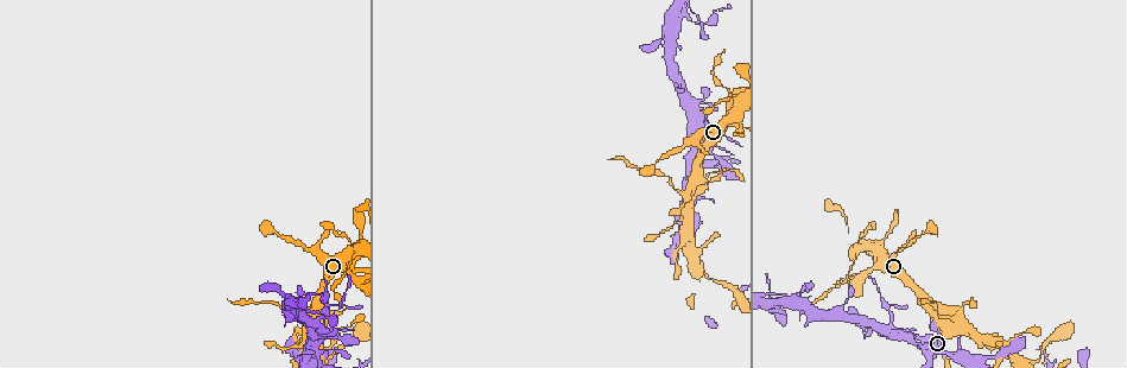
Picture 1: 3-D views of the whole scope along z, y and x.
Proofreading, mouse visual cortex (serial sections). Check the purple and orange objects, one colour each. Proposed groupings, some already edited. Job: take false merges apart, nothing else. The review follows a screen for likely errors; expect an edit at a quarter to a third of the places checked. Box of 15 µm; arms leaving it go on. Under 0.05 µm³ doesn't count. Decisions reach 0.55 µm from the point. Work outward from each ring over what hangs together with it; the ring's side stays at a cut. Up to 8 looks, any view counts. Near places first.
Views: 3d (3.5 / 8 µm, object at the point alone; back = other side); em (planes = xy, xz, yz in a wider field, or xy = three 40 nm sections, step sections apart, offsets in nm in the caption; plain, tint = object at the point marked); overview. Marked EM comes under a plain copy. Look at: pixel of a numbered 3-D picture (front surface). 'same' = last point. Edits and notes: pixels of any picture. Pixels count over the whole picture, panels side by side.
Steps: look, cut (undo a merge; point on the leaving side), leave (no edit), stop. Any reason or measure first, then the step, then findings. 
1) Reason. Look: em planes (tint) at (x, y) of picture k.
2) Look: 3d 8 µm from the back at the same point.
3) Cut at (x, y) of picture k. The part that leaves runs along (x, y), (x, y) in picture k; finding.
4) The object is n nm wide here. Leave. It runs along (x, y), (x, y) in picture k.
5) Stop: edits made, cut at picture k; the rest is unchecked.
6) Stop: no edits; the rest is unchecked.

Look: 3d 3.5 µm at (705, 124) of picture 1.

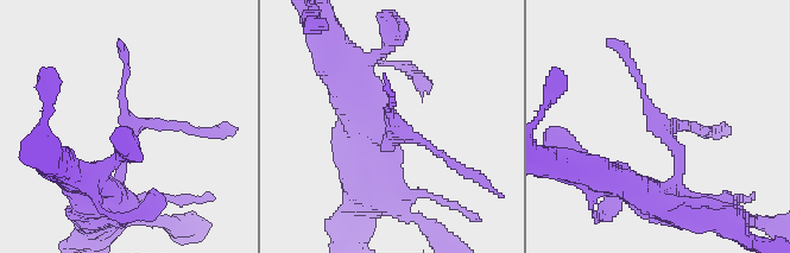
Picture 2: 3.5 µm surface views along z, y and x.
Look: em xy step 5 (tint) at (668, 136) of picture 2.

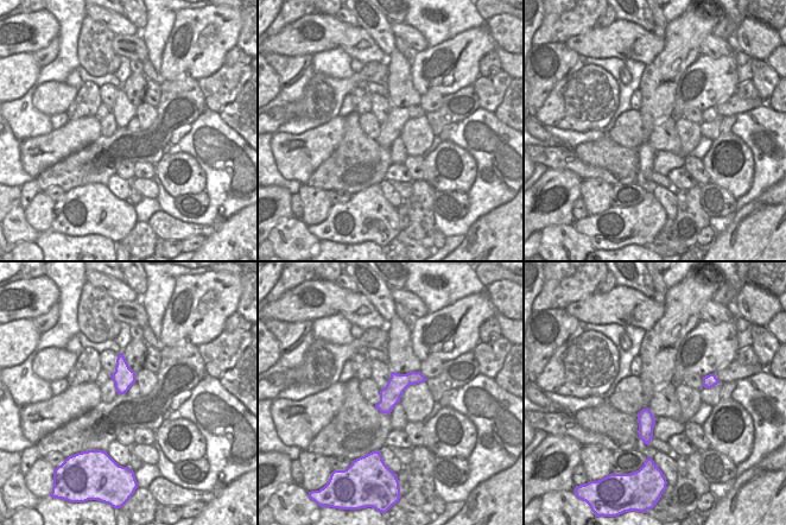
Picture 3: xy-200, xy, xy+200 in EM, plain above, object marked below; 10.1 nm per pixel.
Cut at (646, 107) of picture 2. A second cell is stuck on.

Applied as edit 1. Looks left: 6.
Look: overview.

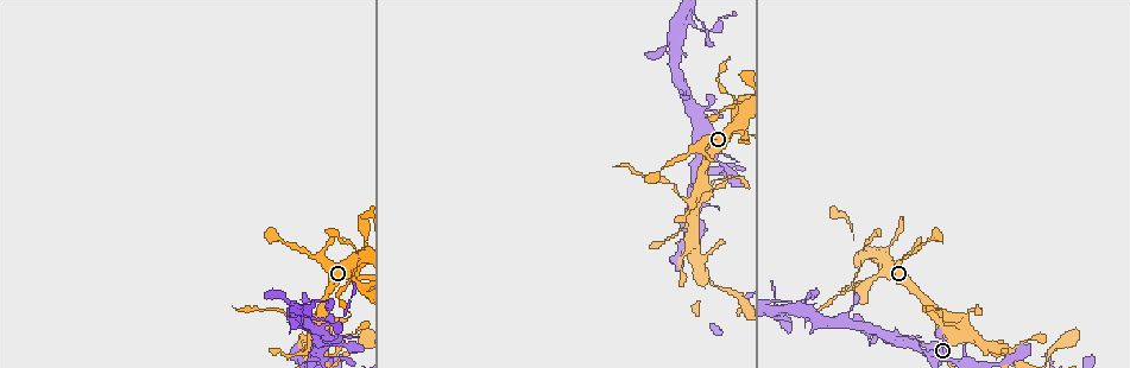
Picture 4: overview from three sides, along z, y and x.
Thin arm on a thick one. Look: 3d 3.5 µm at (743, 108) of picture 4.

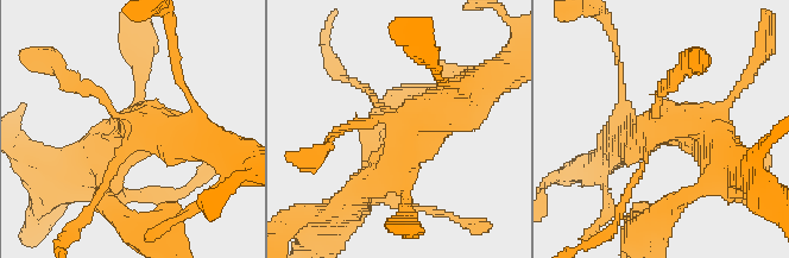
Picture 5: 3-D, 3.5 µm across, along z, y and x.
Now the EM. Look: em xy step 2 (tint) at (658, 118) of picture 5.

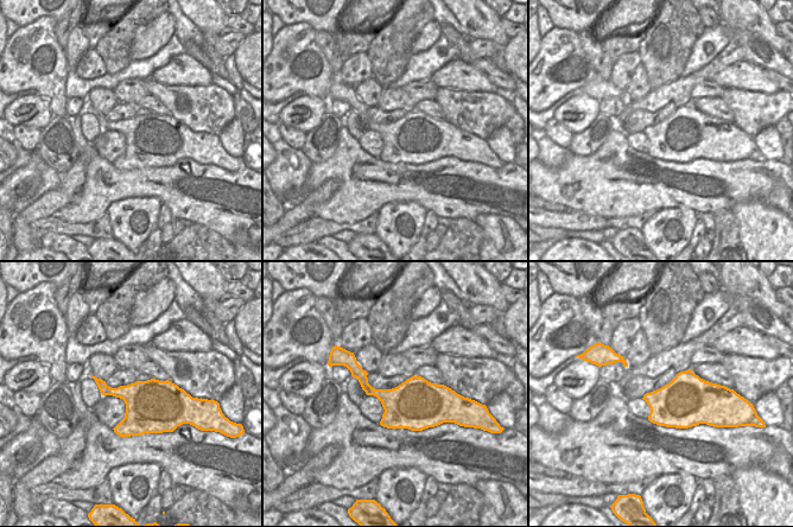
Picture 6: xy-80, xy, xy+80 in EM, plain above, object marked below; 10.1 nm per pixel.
Cut at (365, 88) of picture 5. The part that leaves runs along (385, 106), (341, 76), (330, 61) in picture 5; a second cell is stuck on.

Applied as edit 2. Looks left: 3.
Thin arm on a thick one. Look: 3d 8 µm from the back at (697, 189) of picture 4.

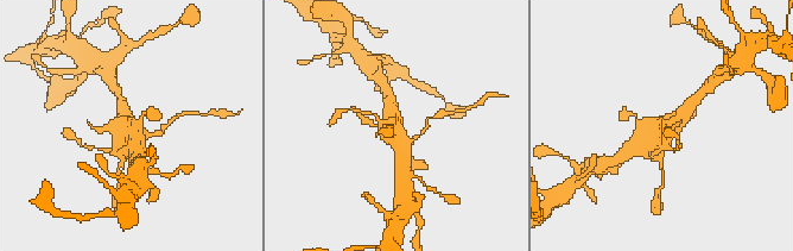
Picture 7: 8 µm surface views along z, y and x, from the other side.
Zoom in. Look: 3d 3.5 µm at (127, 129) of picture 7.

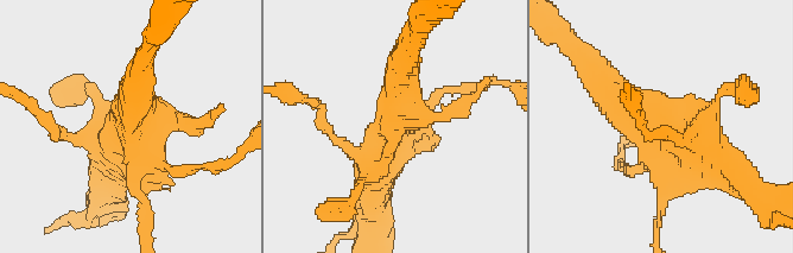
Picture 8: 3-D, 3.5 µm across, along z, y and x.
Need the tissue. Look: em planes (tint) at (392, 122) of picture 8.

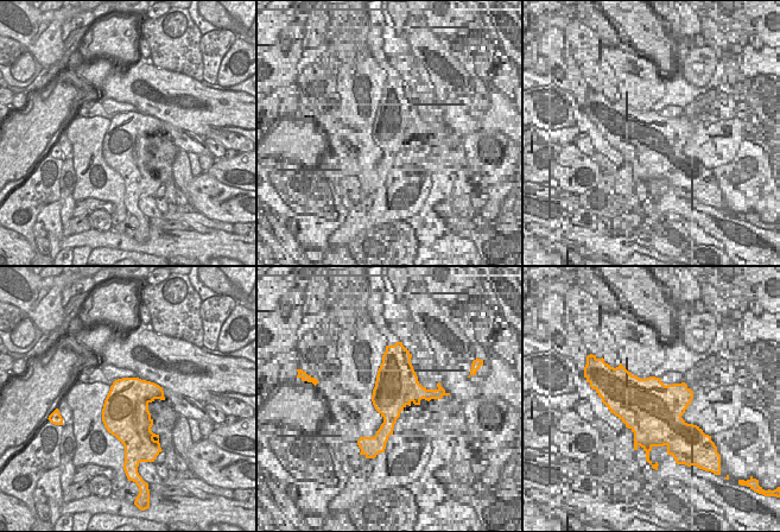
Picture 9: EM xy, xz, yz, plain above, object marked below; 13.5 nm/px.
Leave. It runs along (597, 77), (633, 113), (718, 157) in picture 8; one cell here.

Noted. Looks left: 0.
Stop: edits made, cut at picture 2, cut at picture 5; the rest is unchecked.

